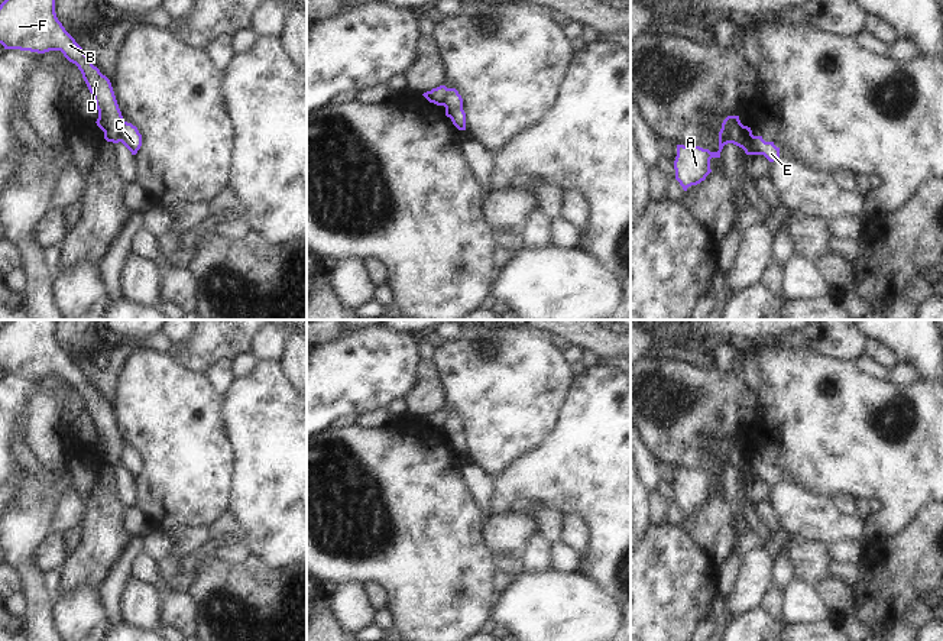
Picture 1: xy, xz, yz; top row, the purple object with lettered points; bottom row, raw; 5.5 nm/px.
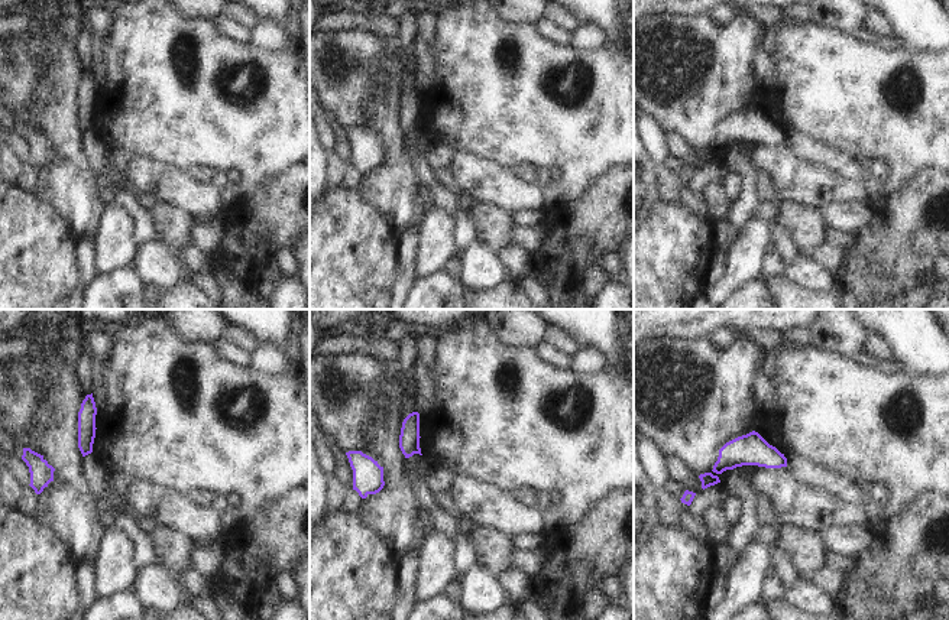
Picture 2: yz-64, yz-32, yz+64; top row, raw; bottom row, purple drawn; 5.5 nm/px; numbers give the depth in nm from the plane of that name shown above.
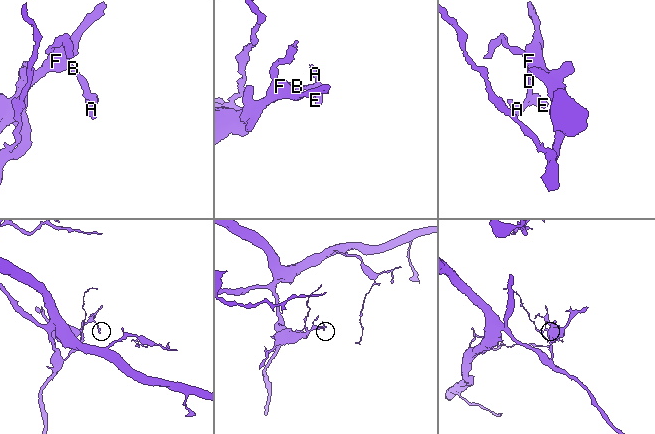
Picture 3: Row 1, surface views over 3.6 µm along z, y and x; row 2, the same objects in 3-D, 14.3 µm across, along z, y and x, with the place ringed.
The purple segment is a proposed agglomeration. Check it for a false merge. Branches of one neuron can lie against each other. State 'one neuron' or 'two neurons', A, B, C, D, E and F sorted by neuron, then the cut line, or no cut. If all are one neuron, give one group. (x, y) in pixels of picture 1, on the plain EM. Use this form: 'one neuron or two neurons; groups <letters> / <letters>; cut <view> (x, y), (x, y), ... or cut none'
two neurons; groups A C E / B D F; cut xy (125, 446), (119, 465)

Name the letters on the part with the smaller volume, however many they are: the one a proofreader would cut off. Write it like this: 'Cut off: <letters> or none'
Cut off: A, C, E.

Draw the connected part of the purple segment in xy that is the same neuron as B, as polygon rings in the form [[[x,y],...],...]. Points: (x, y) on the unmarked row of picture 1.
[[[7,320],[0,328],[0,368],[4,373],[38,378],[61,375],[75,388],[94,421],[97,450],[107,466],[119,467],[124,443],[110,404],[93,389],[55,337],[55,320]]]

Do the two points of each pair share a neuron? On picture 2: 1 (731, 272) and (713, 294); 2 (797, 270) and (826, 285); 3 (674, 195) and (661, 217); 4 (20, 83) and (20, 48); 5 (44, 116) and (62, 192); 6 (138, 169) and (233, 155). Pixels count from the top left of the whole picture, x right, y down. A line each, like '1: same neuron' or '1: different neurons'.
1: same neuron
2: same neuron
3: different neurons
4: same neuron
5: same neuron
6: different neurons

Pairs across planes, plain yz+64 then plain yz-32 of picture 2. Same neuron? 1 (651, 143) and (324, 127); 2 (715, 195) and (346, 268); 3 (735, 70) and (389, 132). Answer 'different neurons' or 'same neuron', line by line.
1: same neuron
2: different neurons
3: different neurons

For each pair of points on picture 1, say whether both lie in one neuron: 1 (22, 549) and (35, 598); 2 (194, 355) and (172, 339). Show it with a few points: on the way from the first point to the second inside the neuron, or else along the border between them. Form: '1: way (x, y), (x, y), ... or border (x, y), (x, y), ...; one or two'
1: way (22, 560), (33, 586); one
2: border (193, 334), (174, 356); two

